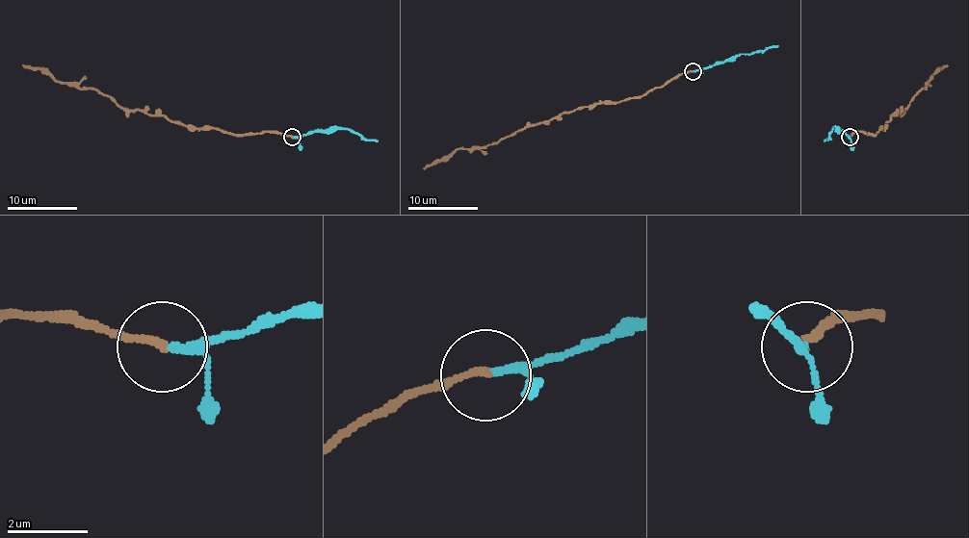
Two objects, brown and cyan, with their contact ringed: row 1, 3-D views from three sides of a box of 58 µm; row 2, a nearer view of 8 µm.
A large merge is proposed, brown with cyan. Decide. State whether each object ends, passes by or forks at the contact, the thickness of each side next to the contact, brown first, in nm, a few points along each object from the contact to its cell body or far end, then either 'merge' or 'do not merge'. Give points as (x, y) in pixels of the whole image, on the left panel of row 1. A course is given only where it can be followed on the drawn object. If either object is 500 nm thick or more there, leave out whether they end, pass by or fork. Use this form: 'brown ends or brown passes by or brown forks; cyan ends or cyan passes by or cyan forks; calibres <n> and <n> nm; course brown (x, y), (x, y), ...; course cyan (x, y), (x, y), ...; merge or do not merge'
brown ends; cyan passes by; calibres 190 and 160 nm; course brown (292, 137), (189, 128), (162, 115), (125, 110), (95, 89), (55, 82), (40, 69), (23, 66); course cyan (292, 137), (353, 129), (377, 141); merge

